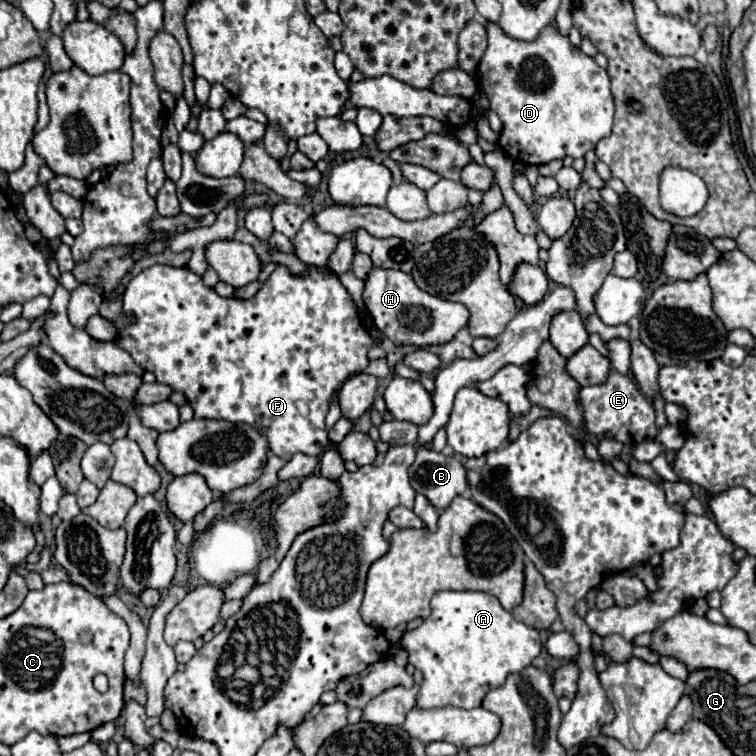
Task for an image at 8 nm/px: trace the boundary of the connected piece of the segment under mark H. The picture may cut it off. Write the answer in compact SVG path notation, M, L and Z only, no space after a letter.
M372 268L368 278L364 280L362 298L370 316L374 318L376 328L394 344L444 344L450 342L454 334L468 324L468 310L464 308L464 304L430 296L414 284L410 274L400 270Z

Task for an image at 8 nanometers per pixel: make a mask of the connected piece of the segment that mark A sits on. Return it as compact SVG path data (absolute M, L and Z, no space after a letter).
M438 592L432 598L432 614L416 630L404 632L398 646L408 652L408 660L422 672L422 684L416 696L418 708L478 708L484 696L504 684L506 676L526 668L542 650L536 628L516 620L502 608L500 600L486 592Z

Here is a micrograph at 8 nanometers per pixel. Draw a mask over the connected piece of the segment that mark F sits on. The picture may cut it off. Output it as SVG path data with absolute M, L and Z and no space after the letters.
M156 264L156 266L150 266L150 268L142 270L126 286L126 292L122 296L122 316L128 316L128 314L134 316L134 322L126 324L118 332L116 344L122 350L126 350L140 368L152 372L158 382L168 384L176 392L182 392L186 396L188 404L194 410L194 418L222 418L222 420L228 420L228 422L246 422L246 424L250 424L254 428L260 428L264 434L268 434L268 442L270 442L272 454L276 454L276 456L280 456L284 460L290 460L298 452L308 454L308 456L320 456L324 452L324 448L328 446L328 434L326 434L326 428L324 428L324 418L328 414L330 402L334 398L338 398L338 390L340 390L342 382L346 382L346 378L350 374L364 372L368 368L368 362L370 362L368 360L368 350L372 346L372 338L362 328L356 304L350 298L350 294L346 292L346 288L332 274L324 276L324 274L312 272L308 276L292 276L288 272L288 268L282 266L282 264L278 264L278 268L272 272L272 276L264 282L264 288L250 300L218 296L212 288L208 288L202 282L202 276L194 274L188 266L176 268L176 266Z

